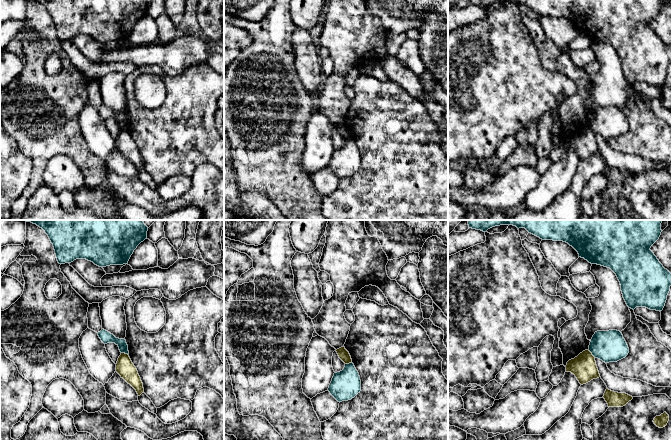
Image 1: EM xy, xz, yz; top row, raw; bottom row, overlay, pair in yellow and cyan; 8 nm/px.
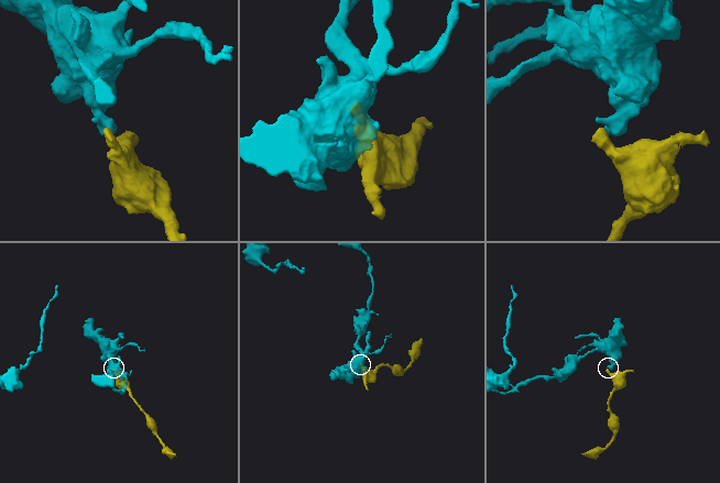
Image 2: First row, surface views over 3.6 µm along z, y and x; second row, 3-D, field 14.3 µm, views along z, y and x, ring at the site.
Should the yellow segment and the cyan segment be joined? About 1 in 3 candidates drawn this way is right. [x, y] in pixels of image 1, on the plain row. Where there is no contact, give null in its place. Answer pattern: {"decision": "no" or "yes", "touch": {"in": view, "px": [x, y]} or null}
{"decision": "no", "touch": {"in": "yz", "px": [591, 130]}}

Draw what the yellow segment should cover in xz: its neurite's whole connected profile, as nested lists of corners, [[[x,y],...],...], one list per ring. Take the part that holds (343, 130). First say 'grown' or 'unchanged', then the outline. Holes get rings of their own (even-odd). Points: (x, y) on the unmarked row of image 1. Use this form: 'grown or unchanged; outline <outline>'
unchanged; outline [[[341,123],[341,124],[337,125],[336,128],[337,128],[339,134],[340,134],[345,140],[352,139],[351,132],[350,132],[349,128],[345,125],[345,123]]]

